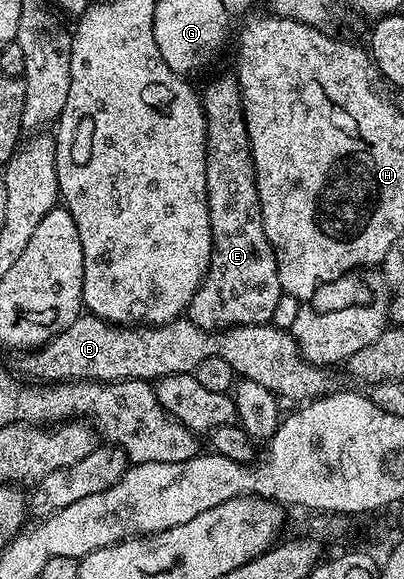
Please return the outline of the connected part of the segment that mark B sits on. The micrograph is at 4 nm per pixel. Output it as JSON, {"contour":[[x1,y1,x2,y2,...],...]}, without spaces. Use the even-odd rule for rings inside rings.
{"contour":[[85,313,83,316,76,318,74,324,70,324,60,334,55,334,49,342,44,343,43,346,25,353,24,358,20,362,20,366,29,374,28,378,35,380,40,384,57,383,57,382,114,382,130,380,131,378,147,379,147,380,159,380,166,376,174,376,175,374,191,374,195,371,198,364,202,364,202,360,206,360,206,356,222,356,222,360,226,360,226,364,230,364,230,368,240,378,246,380,254,380,254,384,262,384,262,388,266,388,270,392,274,392,281,399,287,400,289,398,292,404,303,404,305,402,311,402,314,398,323,398,324,395,333,393,334,385,332,386,332,374,331,369,315,366,307,362,302,356,302,352,298,348,298,344,292,339,291,333,287,330,279,330,277,326,271,324,265,324,263,326,232,326,229,330,203,330,194,325,193,322,189,322,187,317,181,316,175,318,173,322,167,322,161,326,146,326,143,324,133,324,131,326,121,326,119,324,113,324,111,322,104,322,101,318,96,318,90,313]]}

